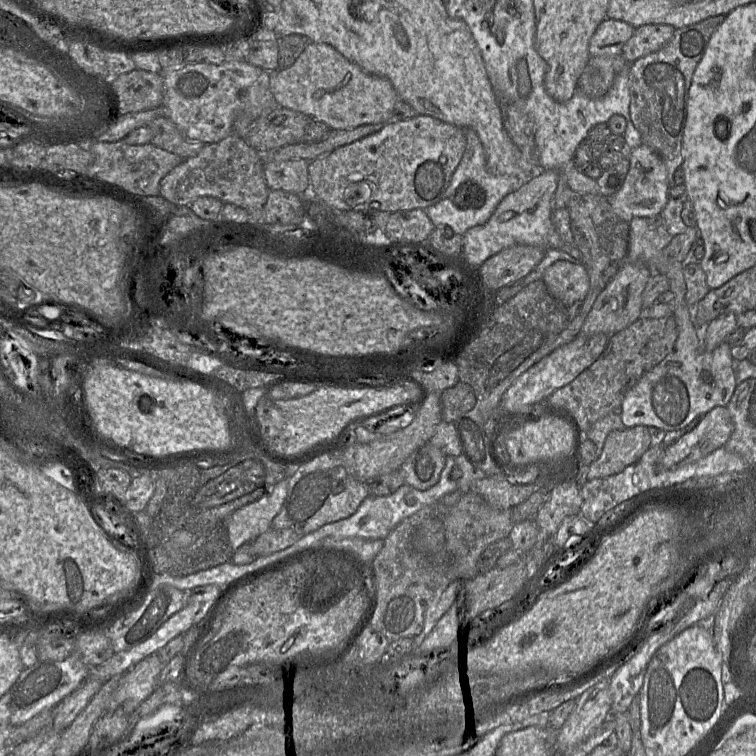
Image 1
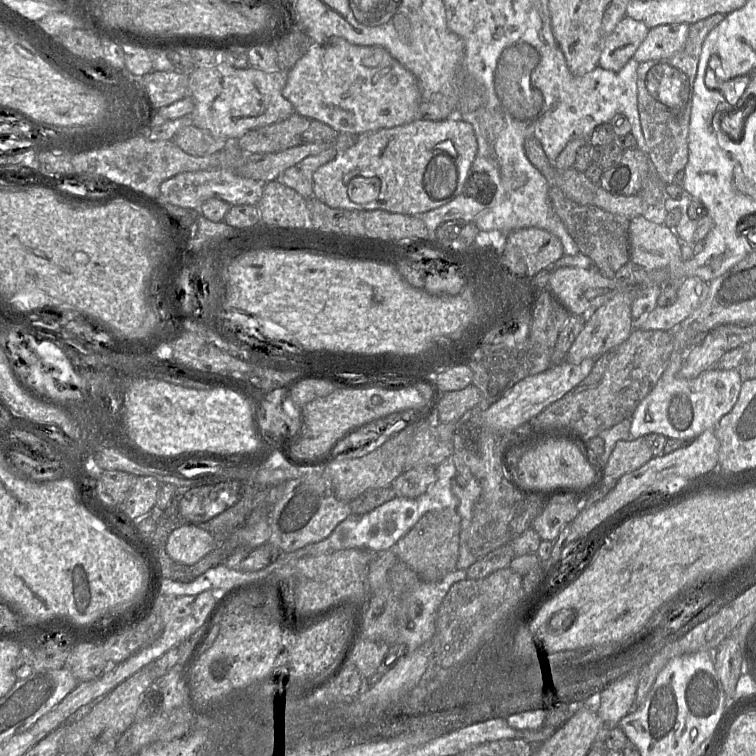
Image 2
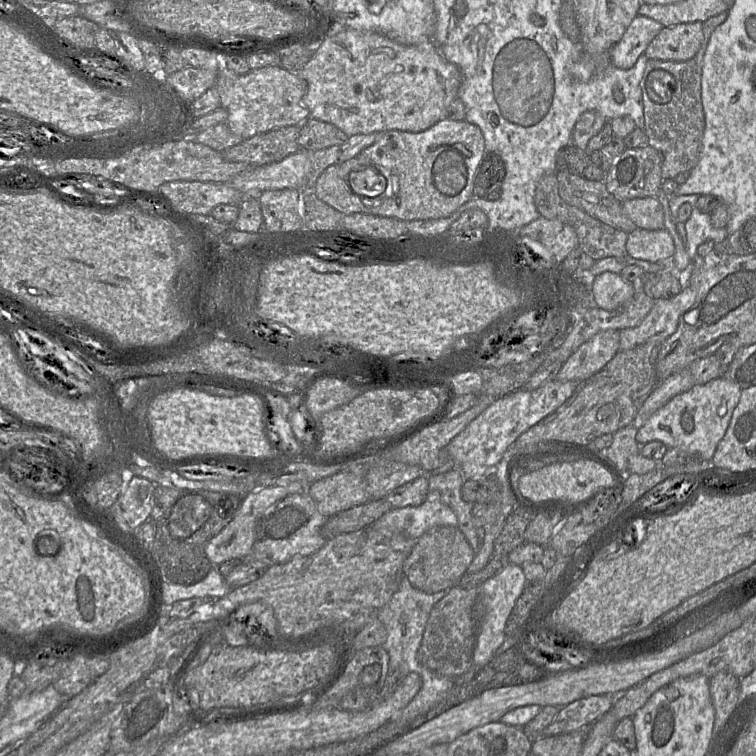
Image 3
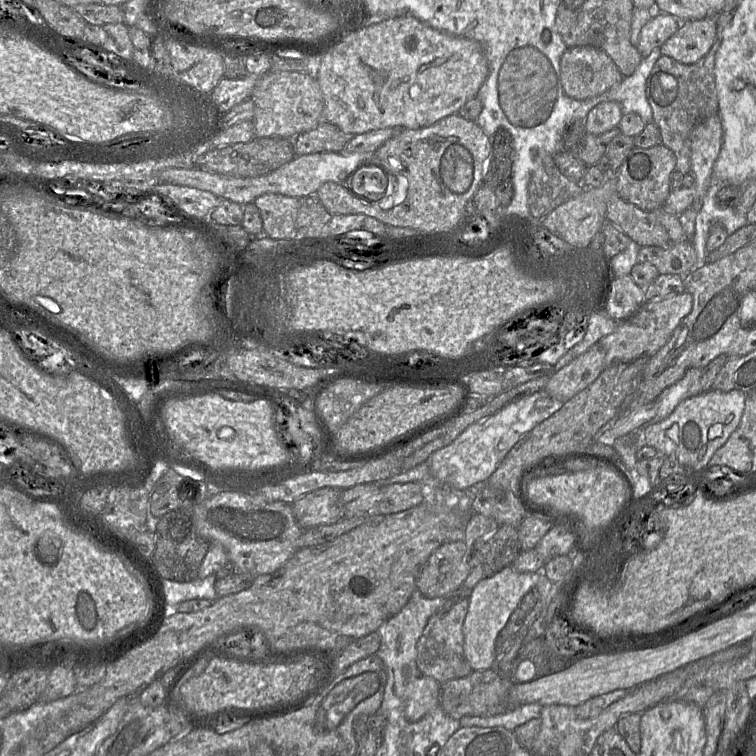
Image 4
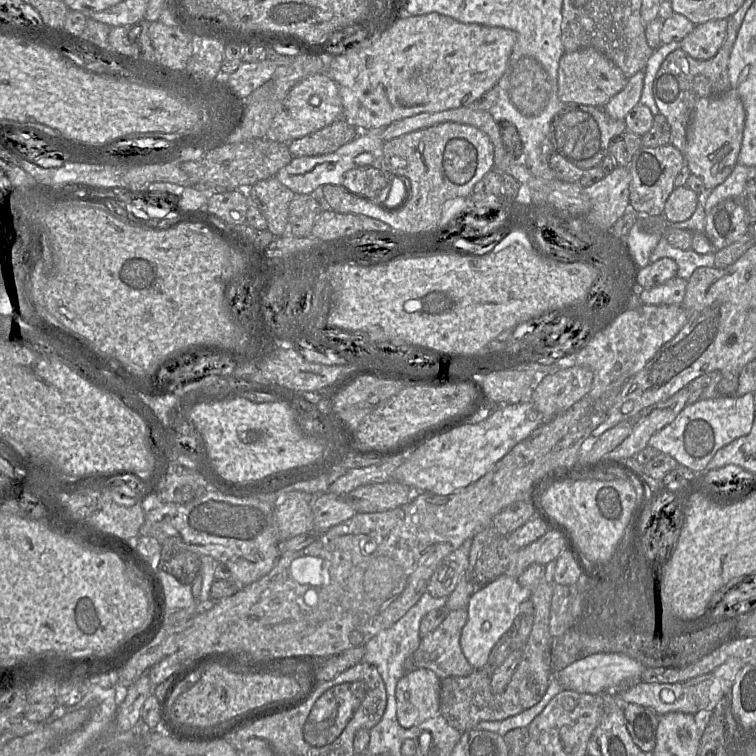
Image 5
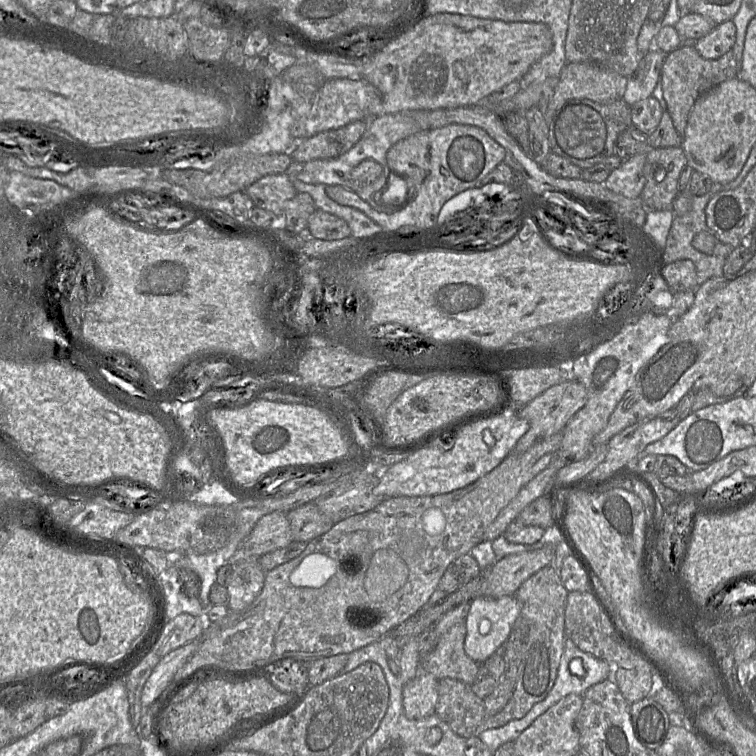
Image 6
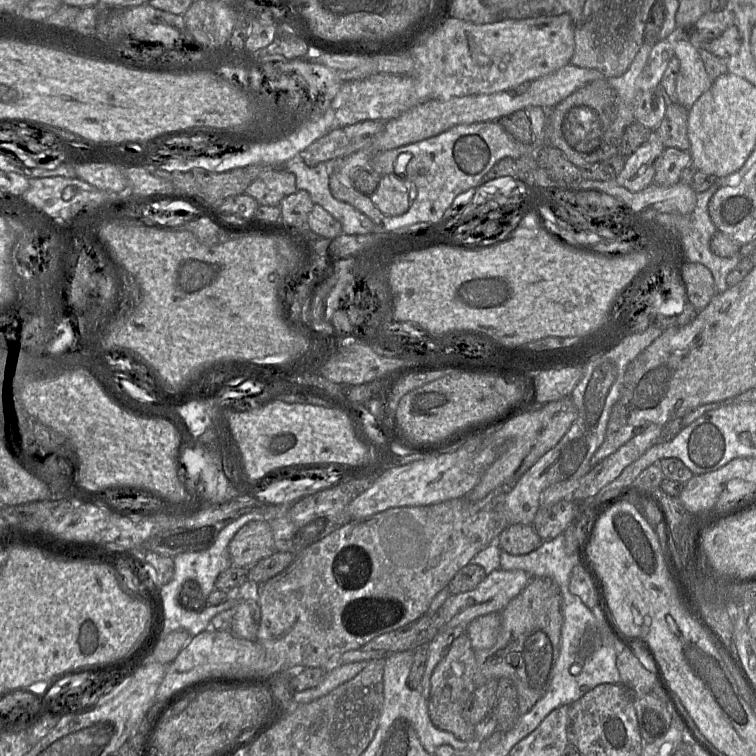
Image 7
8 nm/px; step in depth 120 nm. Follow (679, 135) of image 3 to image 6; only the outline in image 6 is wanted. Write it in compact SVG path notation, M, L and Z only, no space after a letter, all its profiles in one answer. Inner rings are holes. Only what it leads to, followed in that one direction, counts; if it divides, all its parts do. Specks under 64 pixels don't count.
M736 40L727 53L714 60L703 58L696 50L694 44L682 45L675 51L667 54L660 75L663 97L673 125L682 137L684 137L688 117L696 100L719 84L738 77L738 63L734 52L735 45Z

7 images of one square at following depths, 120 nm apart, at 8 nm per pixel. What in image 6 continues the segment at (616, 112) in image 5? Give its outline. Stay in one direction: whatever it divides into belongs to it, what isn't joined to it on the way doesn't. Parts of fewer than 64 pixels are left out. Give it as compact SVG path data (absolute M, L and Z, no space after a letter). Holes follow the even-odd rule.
M652 47L640 61L635 72L628 77L622 99L632 107L653 94L667 54Z

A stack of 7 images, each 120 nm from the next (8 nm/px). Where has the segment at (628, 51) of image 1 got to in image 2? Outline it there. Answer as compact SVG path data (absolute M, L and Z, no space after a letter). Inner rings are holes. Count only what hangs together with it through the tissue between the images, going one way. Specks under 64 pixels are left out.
M679 23L651 28L633 55L633 59L642 63L674 56L685 46L689 35L689 26L689 24Z

